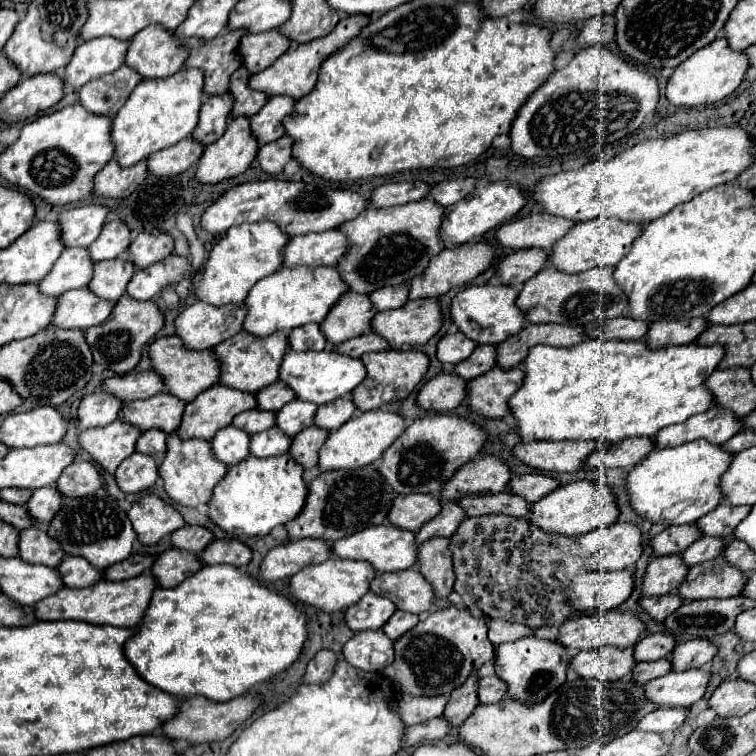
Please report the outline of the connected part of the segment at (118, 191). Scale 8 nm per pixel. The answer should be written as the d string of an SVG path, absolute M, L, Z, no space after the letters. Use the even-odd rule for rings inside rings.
M110 160L94 176L94 194L102 198L126 198L130 196L146 178L146 162L122 170L114 160Z

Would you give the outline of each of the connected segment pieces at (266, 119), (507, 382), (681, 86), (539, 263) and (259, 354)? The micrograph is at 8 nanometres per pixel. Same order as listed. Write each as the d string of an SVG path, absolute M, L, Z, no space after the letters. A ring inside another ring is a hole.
M270 98L266 106L250 118L250 132L258 144L268 144L284 136L282 118L294 108L292 98Z
M492 368L484 376L478 376L468 382L468 396L466 406L484 418L506 418L510 414L508 398L518 386L522 384L524 370L512 368L512 370L500 370Z
M716 38L710 46L704 50L698 50L698 54L692 54L682 66L678 66L666 84L666 98L674 106L704 106L714 104L728 94L732 94L744 74L746 74L746 56L742 52L734 52L726 46L724 38Z
M518 250L500 260L496 268L496 276L500 284L520 290L526 280L530 280L534 274L542 270L544 264L546 264L544 250Z
M238 332L234 338L228 338L226 342L218 344L212 348L218 364L220 364L220 382L222 386L228 388L236 388L242 392L250 392L256 394L258 390L270 386L272 382L278 380L278 366L288 350L288 342L286 342L286 332L278 332L272 334L272 338L246 338L246 334Z

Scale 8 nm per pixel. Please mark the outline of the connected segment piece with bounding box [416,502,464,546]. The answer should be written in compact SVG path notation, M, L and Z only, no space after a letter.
M456 502L442 504L442 512L416 532L416 546L424 544L430 538L450 538L450 534L454 534L454 530L462 520L464 514L458 510Z

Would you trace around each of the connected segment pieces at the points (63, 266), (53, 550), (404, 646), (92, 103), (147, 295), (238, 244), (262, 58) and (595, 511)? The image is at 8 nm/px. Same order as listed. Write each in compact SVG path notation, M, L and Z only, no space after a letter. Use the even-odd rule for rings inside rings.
M64 248L46 278L38 282L38 290L46 296L58 296L72 288L84 288L90 278L92 262L86 254L86 248Z
M30 526L26 530L20 530L20 540L18 540L18 556L28 562L28 564L44 564L50 568L56 568L64 554L44 530Z
M442 608L432 612L426 620L418 622L410 632L406 632L404 636L400 636L394 642L394 662L386 668L382 668L382 676L386 676L398 692L410 694L410 696L448 696L454 688L462 686L462 682L466 682L466 678L476 672L478 668L482 668L486 662L490 662L494 658L494 646L488 640L488 628L484 624L484 618L476 618L472 616L466 608Z
M120 66L116 72L104 74L94 82L88 82L80 90L80 104L98 116L116 114L122 104L128 100L128 90L132 92L138 86L140 78L128 66Z
M166 258L166 262L158 262L148 270L136 270L132 280L126 286L126 294L134 300L150 300L156 296L164 286L172 282L180 282L182 278L192 280L196 268L186 258Z
M272 222L242 224L230 228L228 234L212 246L210 258L204 262L204 268L200 270L200 280L192 286L196 300L210 306L240 304L246 298L250 286L278 270L278 266L282 264L280 252L286 246L286 242L288 236L282 234L282 230Z
M268 30L262 34L244 34L238 46L238 58L250 74L256 74L268 68L274 60L278 60L278 56L282 56L288 48L290 42L278 30Z
M586 480L564 484L556 490L552 490L538 502L530 504L530 514L528 514L528 522L532 526L538 526L544 532L572 536L572 538L586 534L590 530L596 530L600 526L606 526L606 524L610 526L616 522L616 518L618 518L618 510L616 510L612 492L606 486L598 486L598 484L586 482Z

